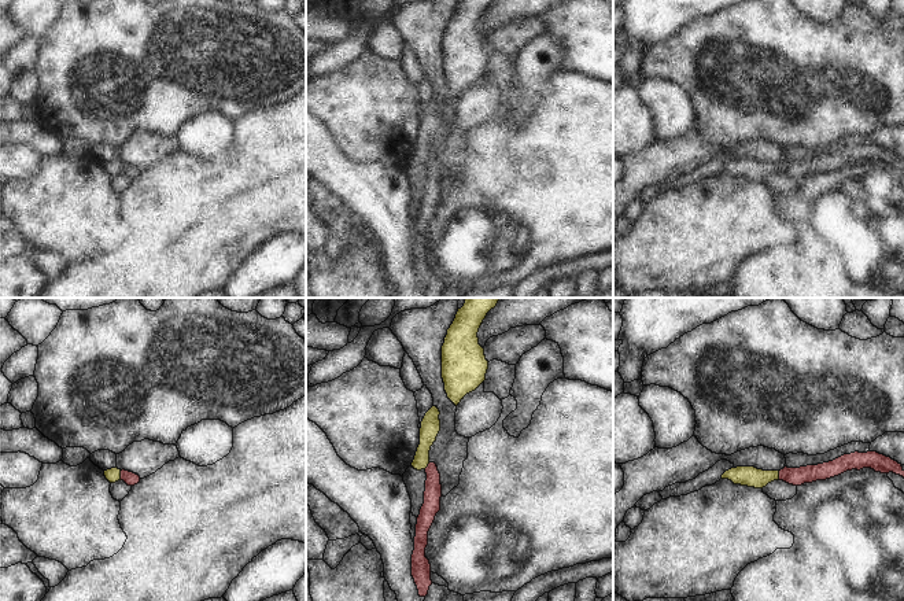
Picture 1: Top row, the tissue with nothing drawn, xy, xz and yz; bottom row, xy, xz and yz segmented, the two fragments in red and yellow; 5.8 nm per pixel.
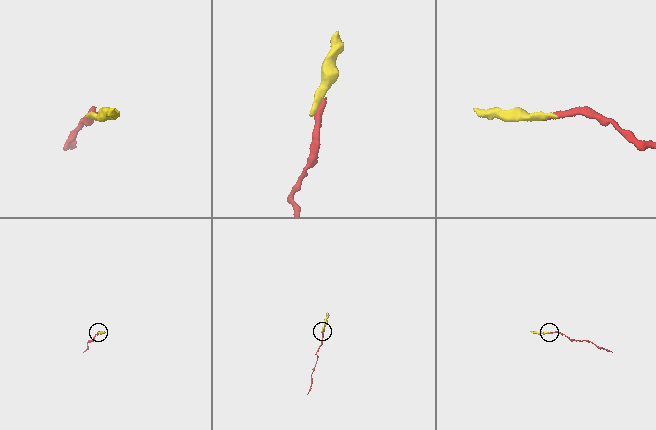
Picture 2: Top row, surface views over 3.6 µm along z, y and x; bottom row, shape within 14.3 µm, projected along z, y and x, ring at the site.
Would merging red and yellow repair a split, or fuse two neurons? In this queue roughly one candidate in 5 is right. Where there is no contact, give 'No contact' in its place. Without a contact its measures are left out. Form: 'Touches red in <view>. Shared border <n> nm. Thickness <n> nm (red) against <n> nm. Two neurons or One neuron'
Touches red in xy. Shared border 60 nm. Thickness 80 nm (red) against 90 nm. Two neurons

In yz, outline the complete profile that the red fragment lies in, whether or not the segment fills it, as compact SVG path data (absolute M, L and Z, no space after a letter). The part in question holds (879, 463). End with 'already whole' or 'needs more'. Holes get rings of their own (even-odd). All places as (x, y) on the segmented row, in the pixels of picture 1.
M877 451L867 453L851 453L844 454L833 461L807 465L800 468L787 468L779 471L779 480L783 480L793 486L801 486L804 483L812 483L816 480L826 480L834 476L838 476L846 471L871 468L875 472L889 473L893 472L904 478L904 471L901 464L879 454Z | already whole

